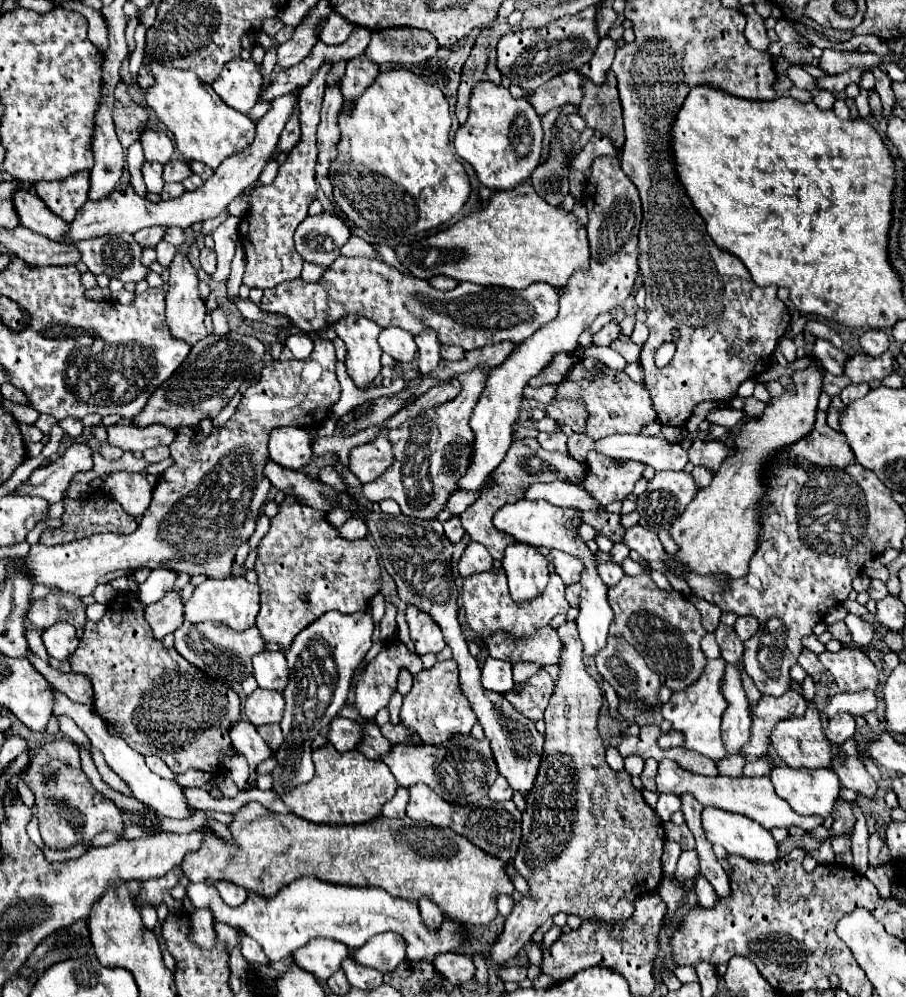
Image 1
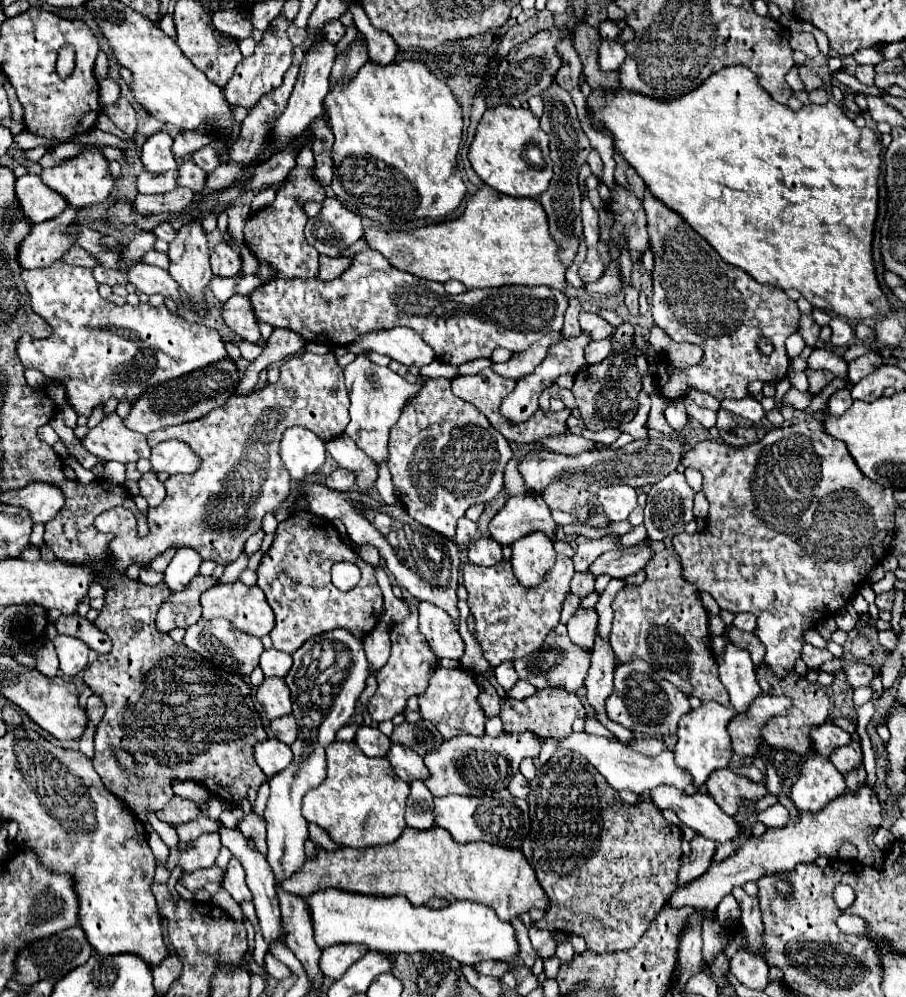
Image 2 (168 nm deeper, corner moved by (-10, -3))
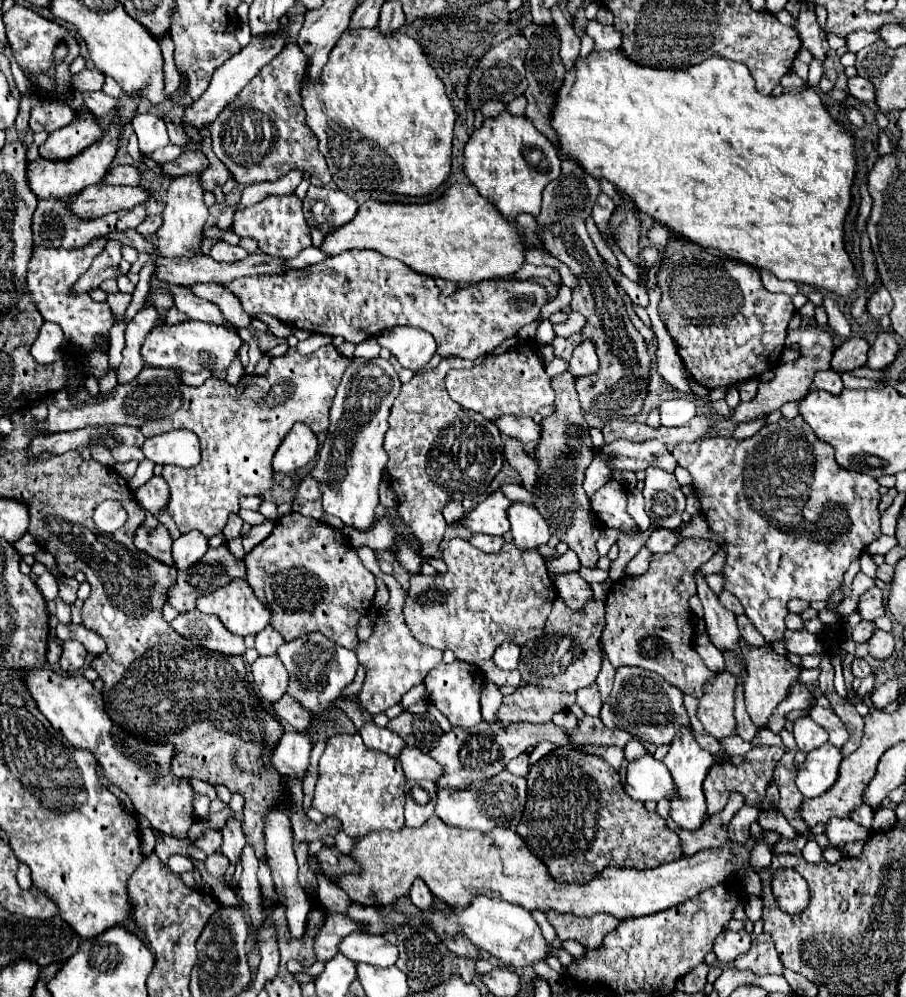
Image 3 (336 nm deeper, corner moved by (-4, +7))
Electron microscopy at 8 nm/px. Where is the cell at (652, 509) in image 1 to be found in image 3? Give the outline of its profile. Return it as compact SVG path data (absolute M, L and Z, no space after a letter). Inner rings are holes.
M649 466L645 470L645 510L649 518L661 528L677 528L681 524L681 514L685 510L685 494L679 488L675 474L661 468Z

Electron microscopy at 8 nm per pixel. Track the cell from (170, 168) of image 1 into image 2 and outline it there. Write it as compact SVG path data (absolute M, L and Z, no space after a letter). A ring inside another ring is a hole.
M169 170L163 174L149 174L149 172L141 172L139 180L137 180L137 190L139 194L163 194L169 190L177 188L177 170Z

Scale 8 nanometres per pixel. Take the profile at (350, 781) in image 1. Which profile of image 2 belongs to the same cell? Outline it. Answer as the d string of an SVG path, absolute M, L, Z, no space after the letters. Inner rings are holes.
M331 742L327 746L327 778L303 798L303 816L319 824L333 842L351 848L389 844L405 828L405 802L409 786L387 762L387 758L369 758L353 742Z

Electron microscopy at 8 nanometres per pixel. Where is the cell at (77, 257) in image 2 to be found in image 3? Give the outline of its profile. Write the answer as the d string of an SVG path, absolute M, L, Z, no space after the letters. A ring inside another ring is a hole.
M125 230L123 234L117 234L117 238L127 244L127 246L133 246L137 252L147 252L151 256L157 256L157 248L153 248L153 244L149 240L145 240L137 230Z

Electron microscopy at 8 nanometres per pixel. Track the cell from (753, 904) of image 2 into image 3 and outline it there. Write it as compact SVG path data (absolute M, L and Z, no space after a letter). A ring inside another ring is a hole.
M761 934L755 942L755 946L751 946L749 954L741 954L735 960L735 968L741 970L753 970L755 974L781 974L783 972L783 964L775 952L773 940L769 940L767 934Z

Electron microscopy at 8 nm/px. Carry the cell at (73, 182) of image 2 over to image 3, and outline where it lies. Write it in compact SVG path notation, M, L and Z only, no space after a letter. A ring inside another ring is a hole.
M81 112L73 118L71 124L49 134L47 142L39 148L41 156L47 160L67 160L81 154L87 146L97 142L103 134L103 128L91 112Z

